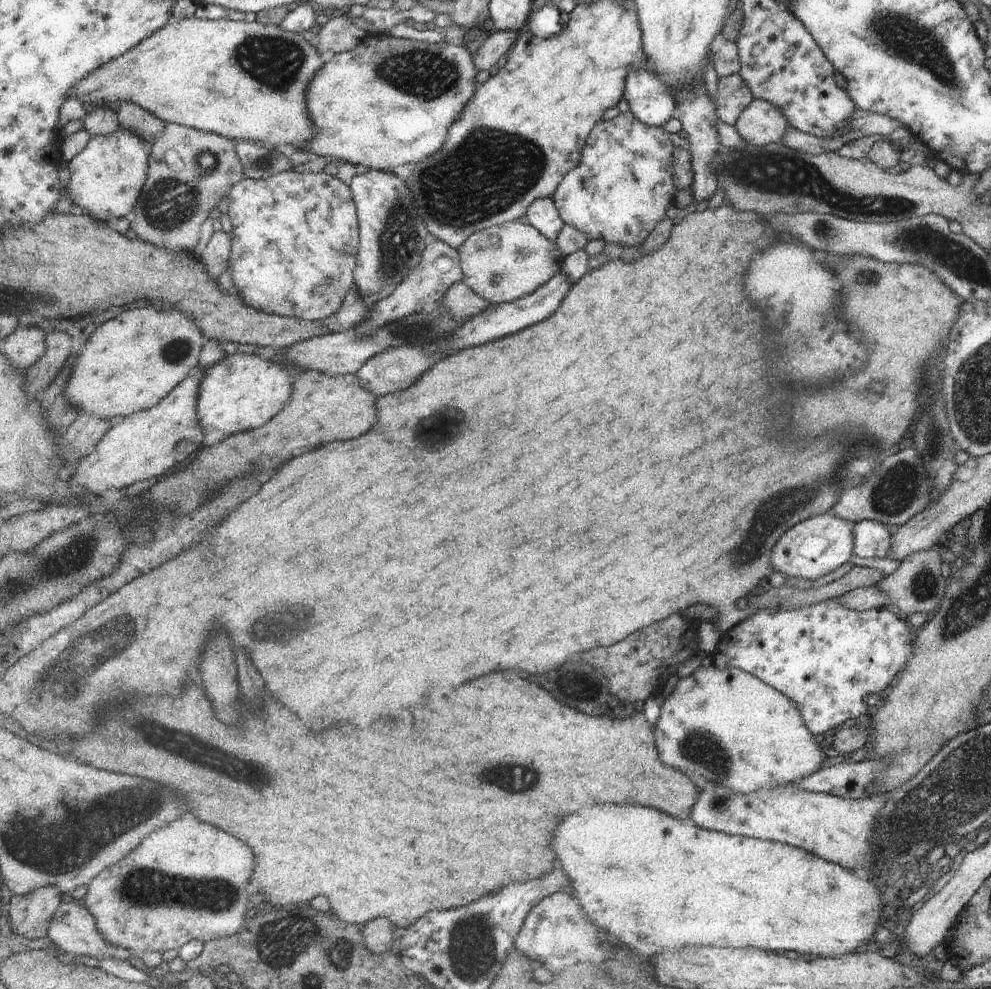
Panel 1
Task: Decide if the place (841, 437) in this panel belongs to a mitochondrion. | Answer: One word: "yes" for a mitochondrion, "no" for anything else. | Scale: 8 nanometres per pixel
no

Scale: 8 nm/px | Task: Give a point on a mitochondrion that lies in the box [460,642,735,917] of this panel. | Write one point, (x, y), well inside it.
(515, 776)

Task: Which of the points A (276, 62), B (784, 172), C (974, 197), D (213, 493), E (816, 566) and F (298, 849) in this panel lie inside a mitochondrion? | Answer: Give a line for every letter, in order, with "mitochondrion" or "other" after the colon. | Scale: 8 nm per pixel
A: mitochondrion
B: mitochondrion
C: other
D: other
E: other
F: other

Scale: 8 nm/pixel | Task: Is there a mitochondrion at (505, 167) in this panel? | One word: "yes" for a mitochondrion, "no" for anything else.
yes

